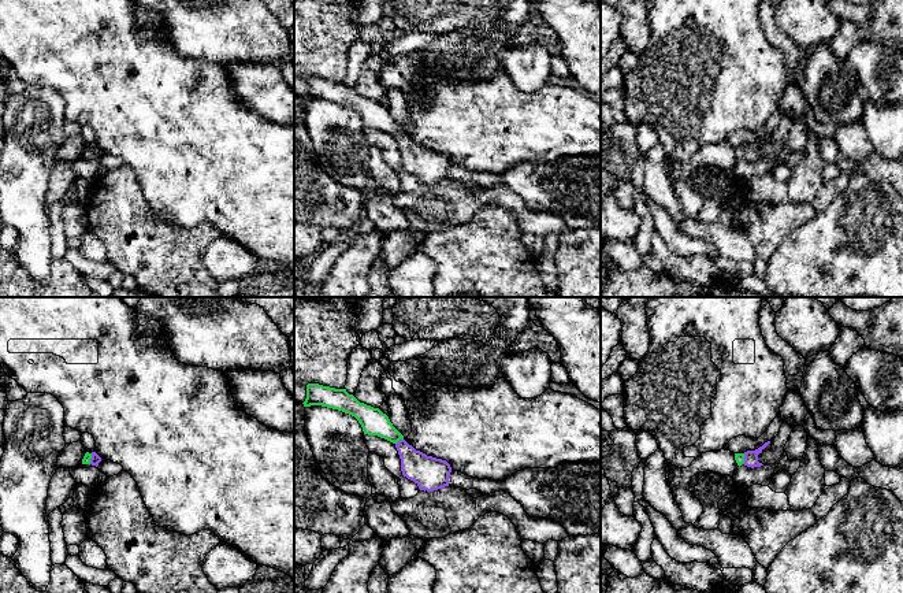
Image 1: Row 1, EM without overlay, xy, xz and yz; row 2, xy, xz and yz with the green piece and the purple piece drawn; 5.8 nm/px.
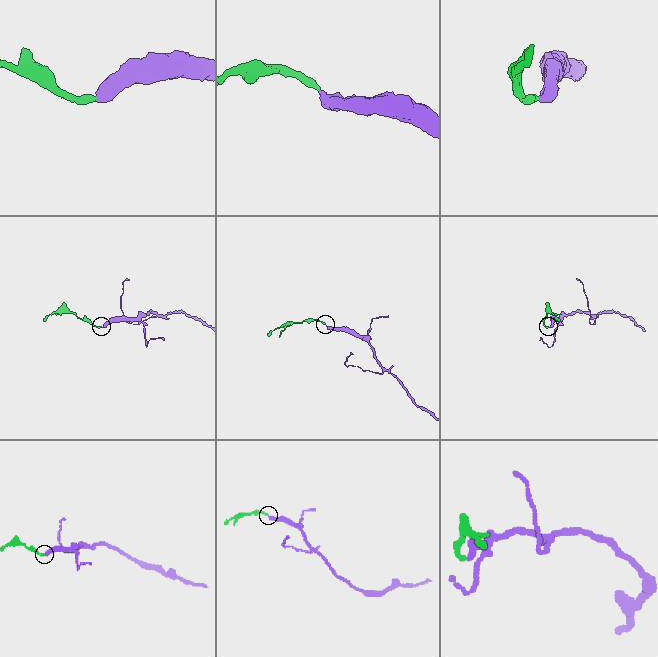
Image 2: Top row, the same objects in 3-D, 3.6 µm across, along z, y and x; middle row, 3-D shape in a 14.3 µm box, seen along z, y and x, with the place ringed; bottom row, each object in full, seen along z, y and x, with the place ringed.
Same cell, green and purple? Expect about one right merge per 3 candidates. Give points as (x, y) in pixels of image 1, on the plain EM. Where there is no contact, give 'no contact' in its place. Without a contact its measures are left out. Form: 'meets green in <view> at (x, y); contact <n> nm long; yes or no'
meets green in xz at (398, 133); contact 60 nm long; yes

